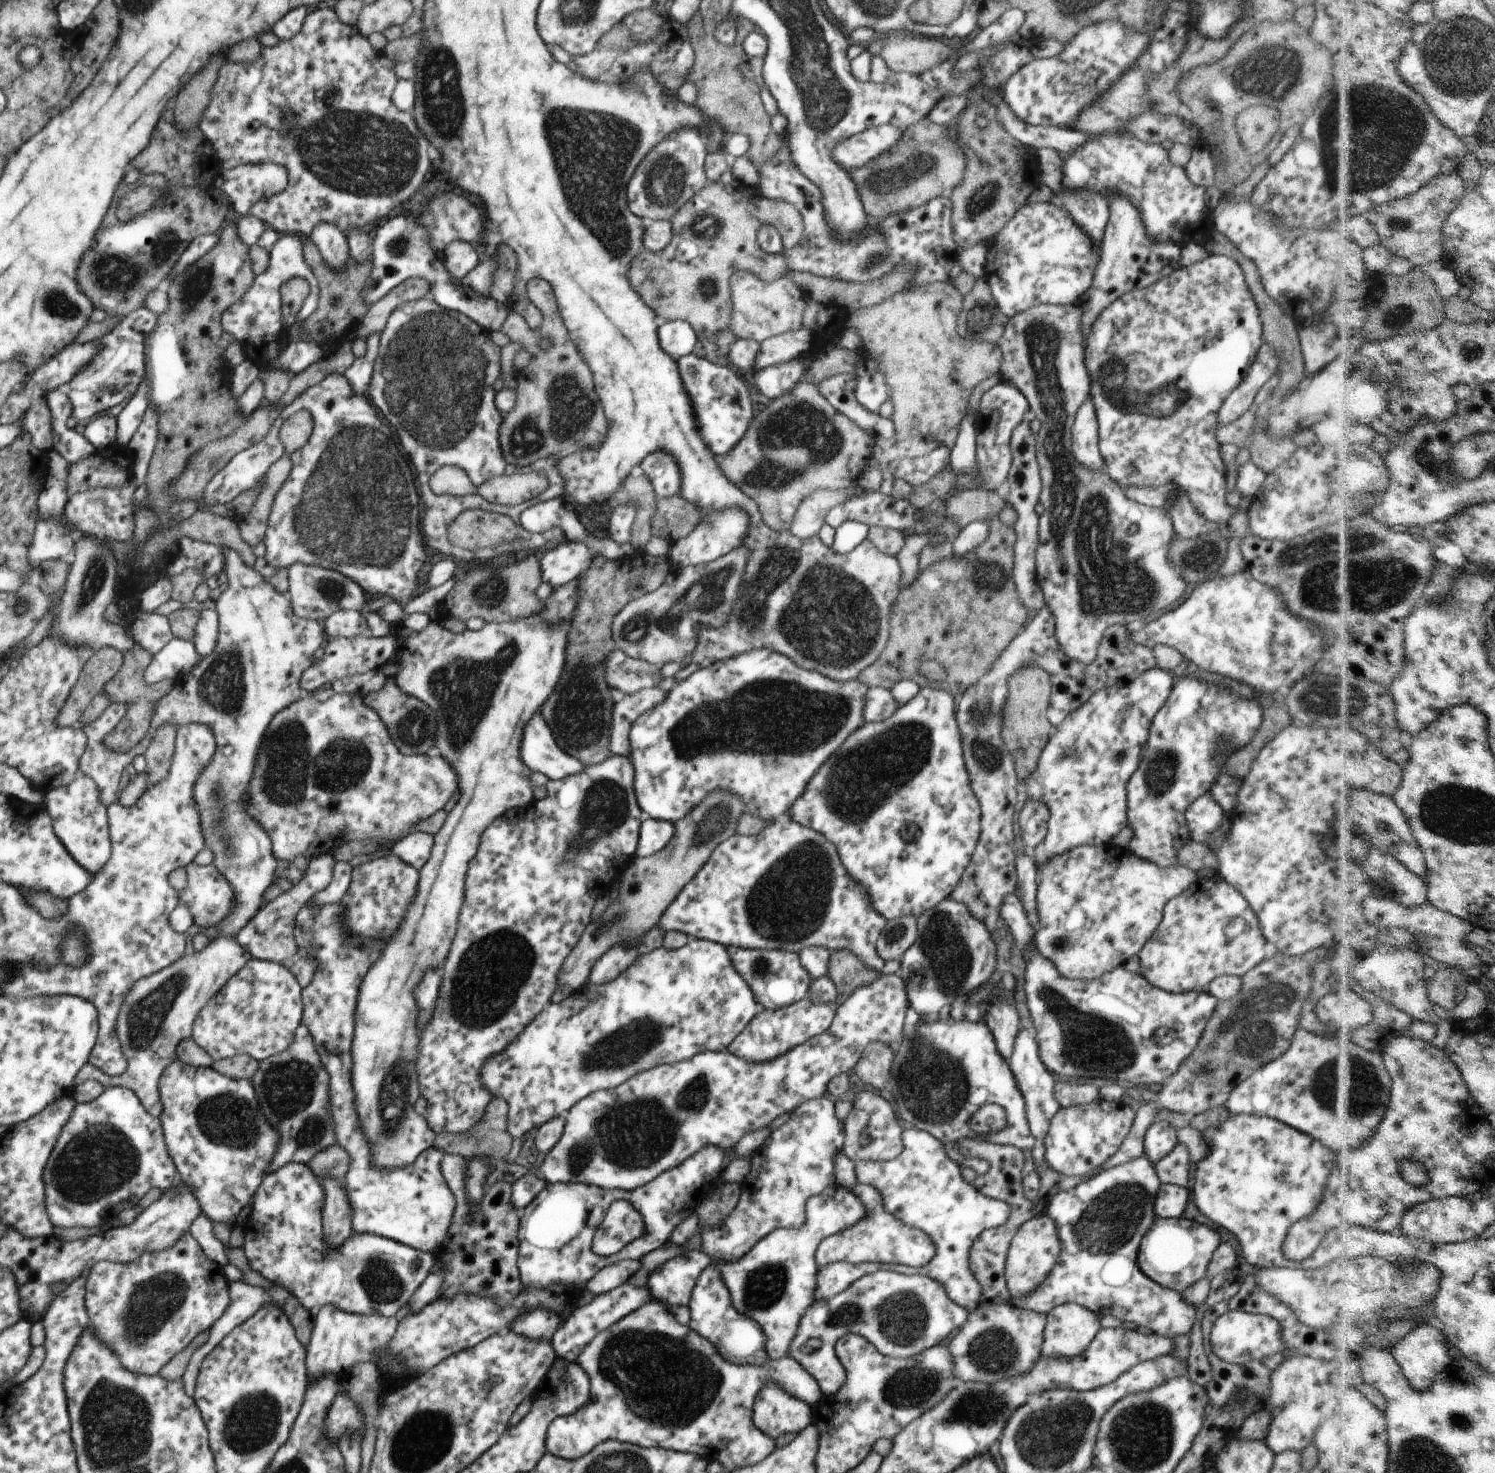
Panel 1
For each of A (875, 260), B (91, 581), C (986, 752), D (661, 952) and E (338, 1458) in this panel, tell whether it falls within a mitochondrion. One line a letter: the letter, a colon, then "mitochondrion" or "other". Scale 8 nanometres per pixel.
A: mitochondrion
B: mitochondrion
C: mitochondrion
D: other
E: other

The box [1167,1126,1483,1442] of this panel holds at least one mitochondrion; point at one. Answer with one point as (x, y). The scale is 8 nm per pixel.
(1459, 1421)

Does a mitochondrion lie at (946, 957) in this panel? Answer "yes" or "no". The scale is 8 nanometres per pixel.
yes

